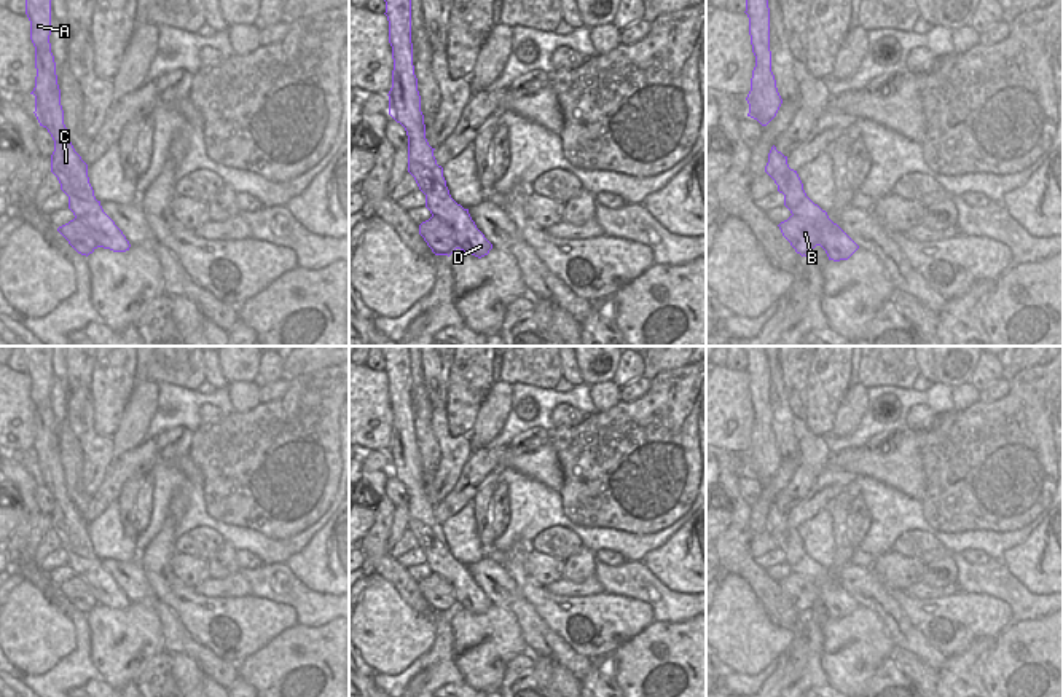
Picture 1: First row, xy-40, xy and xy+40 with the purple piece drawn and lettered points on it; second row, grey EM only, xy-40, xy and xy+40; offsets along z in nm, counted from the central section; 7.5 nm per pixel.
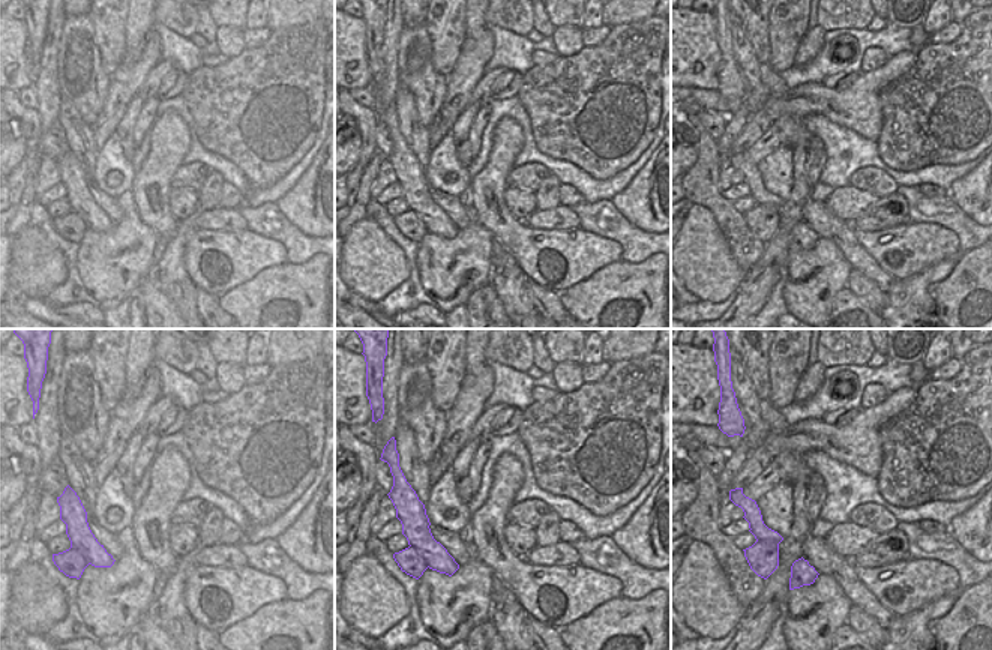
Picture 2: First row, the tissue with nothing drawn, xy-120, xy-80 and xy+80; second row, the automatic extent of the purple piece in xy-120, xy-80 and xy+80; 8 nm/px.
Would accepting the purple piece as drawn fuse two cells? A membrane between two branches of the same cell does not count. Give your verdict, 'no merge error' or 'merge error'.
merge error

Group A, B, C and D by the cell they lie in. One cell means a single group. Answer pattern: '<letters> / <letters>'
A C D / B

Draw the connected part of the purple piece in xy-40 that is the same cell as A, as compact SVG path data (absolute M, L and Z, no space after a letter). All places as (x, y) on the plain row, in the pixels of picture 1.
M21 346L25 356L25 372L30 378L30 397L35 404L35 474L54 498L51 530L61 547L69 553L69 566L91 589L97 604L126 609L131 601L96 557L88 534L88 522L75 509L67 494L56 419L51 410L51 346Z

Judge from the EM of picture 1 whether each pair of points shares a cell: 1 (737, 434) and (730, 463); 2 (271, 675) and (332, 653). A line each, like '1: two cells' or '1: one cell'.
1: two cells
2: one cell

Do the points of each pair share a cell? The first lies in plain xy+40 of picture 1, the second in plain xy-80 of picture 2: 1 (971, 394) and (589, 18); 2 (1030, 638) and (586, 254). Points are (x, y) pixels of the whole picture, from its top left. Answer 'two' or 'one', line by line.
1: two
2: two

